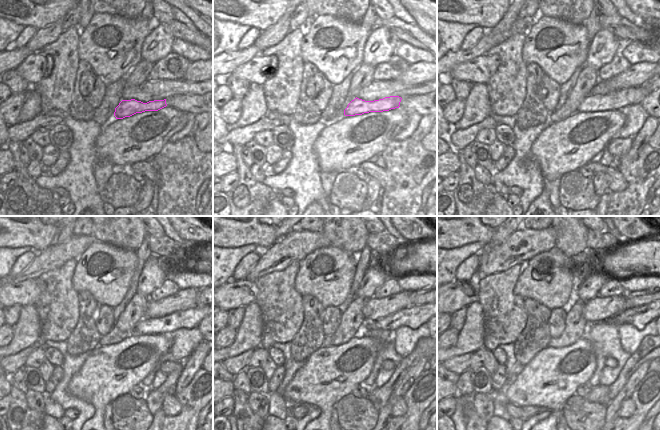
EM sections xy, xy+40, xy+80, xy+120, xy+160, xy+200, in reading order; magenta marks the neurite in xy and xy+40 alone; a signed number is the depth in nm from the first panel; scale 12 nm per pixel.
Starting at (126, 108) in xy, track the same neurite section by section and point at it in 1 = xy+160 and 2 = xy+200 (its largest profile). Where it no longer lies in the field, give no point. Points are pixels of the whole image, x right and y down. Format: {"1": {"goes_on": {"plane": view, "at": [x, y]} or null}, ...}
{"1": {"goes_on": {"plane": "xy+160", "at": [414, 316]}}, "2": {"goes_on": {"plane": "xy+200", "at": [640, 316]}}}

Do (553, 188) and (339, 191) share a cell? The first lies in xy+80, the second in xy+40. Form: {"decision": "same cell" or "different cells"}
{"decision": "different cells"}

